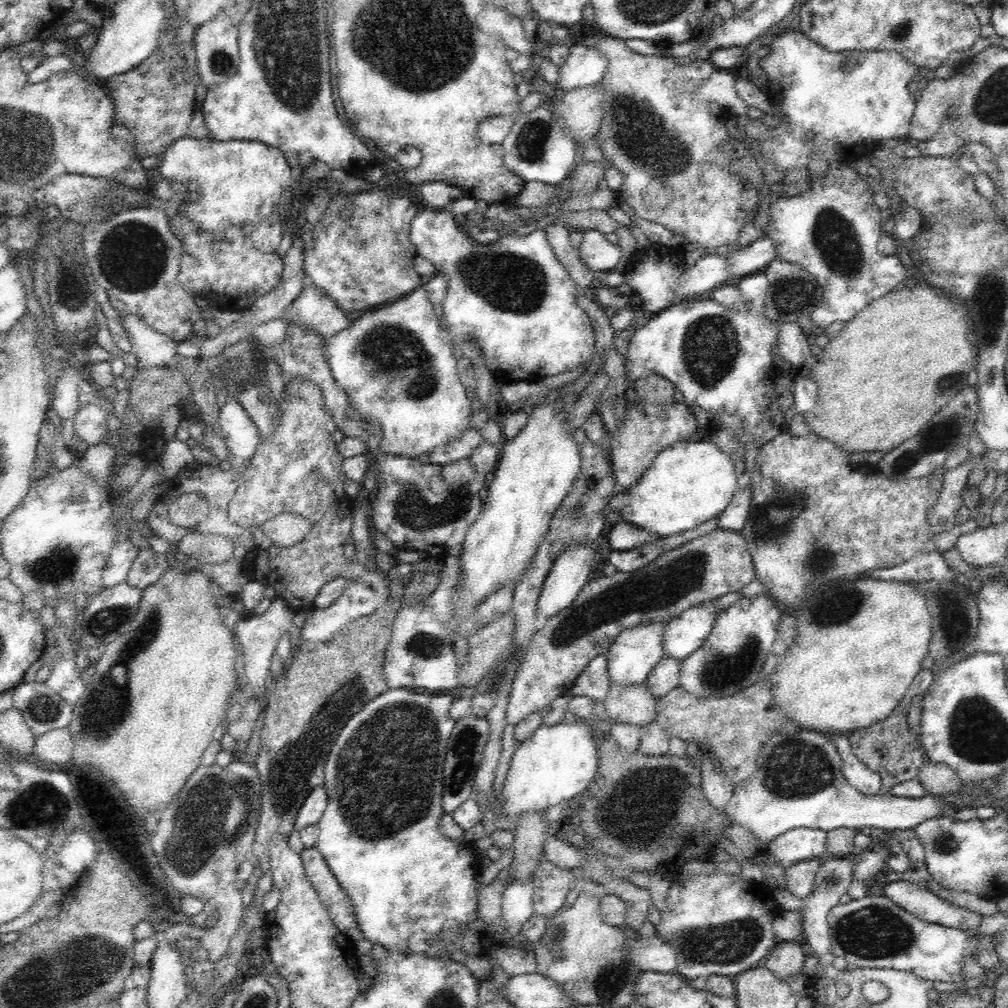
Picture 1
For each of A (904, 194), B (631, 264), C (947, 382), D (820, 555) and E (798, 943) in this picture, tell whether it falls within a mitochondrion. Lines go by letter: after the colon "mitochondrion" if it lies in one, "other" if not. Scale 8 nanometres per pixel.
A: other
B: other
C: mitochondrion
D: mitochondrion
E: other

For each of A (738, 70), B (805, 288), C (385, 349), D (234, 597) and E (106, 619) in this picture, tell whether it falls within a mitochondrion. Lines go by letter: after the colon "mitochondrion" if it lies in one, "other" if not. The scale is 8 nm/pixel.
A: other
B: mitochondrion
C: mitochondrion
D: other
E: mitochondrion

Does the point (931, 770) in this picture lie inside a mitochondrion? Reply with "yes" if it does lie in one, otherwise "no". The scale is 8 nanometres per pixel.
no

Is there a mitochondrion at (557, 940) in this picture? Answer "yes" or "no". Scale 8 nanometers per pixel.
yes

